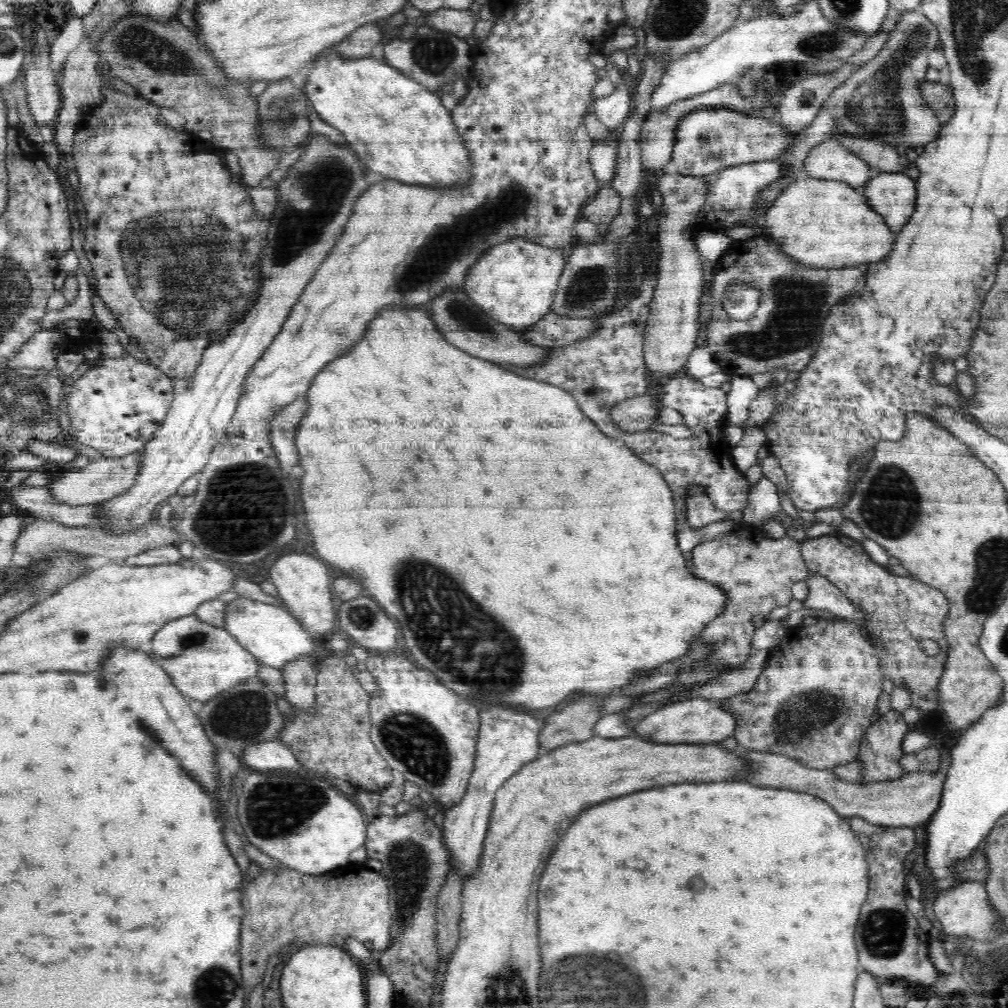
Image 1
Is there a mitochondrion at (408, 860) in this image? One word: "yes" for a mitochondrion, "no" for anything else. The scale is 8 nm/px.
yes

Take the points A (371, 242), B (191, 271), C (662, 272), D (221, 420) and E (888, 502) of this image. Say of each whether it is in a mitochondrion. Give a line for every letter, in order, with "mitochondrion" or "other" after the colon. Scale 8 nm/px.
A: other
B: mitochondrion
C: other
D: other
E: mitochondrion

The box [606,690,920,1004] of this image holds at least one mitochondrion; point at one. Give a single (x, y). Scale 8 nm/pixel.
(883, 934)

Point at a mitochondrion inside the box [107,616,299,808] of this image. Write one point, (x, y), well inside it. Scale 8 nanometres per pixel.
(241, 716)

